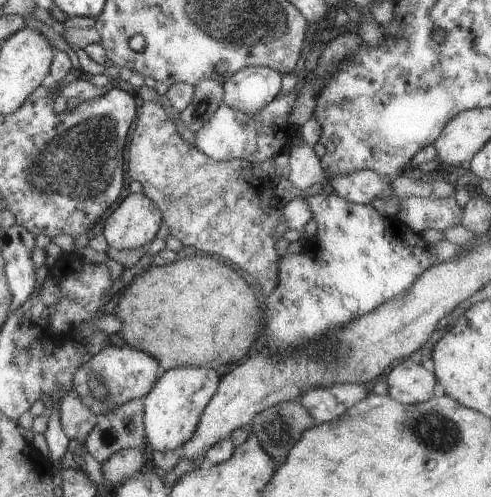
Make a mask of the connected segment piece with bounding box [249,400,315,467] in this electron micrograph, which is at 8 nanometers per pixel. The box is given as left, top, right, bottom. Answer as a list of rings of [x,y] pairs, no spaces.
[[[296,400],[268,407],[253,418],[249,426],[262,448],[279,467],[286,462],[289,450],[302,438],[305,430],[315,425],[313,416]]]

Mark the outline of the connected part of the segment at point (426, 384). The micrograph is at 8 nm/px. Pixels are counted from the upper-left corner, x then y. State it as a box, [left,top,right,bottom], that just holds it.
[388,357,436,405]

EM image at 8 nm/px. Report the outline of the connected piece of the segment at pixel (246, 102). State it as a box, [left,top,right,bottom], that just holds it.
[223,68,282,114]

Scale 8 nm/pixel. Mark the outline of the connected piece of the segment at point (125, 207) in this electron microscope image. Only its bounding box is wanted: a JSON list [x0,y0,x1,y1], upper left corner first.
[104,193,162,251]

